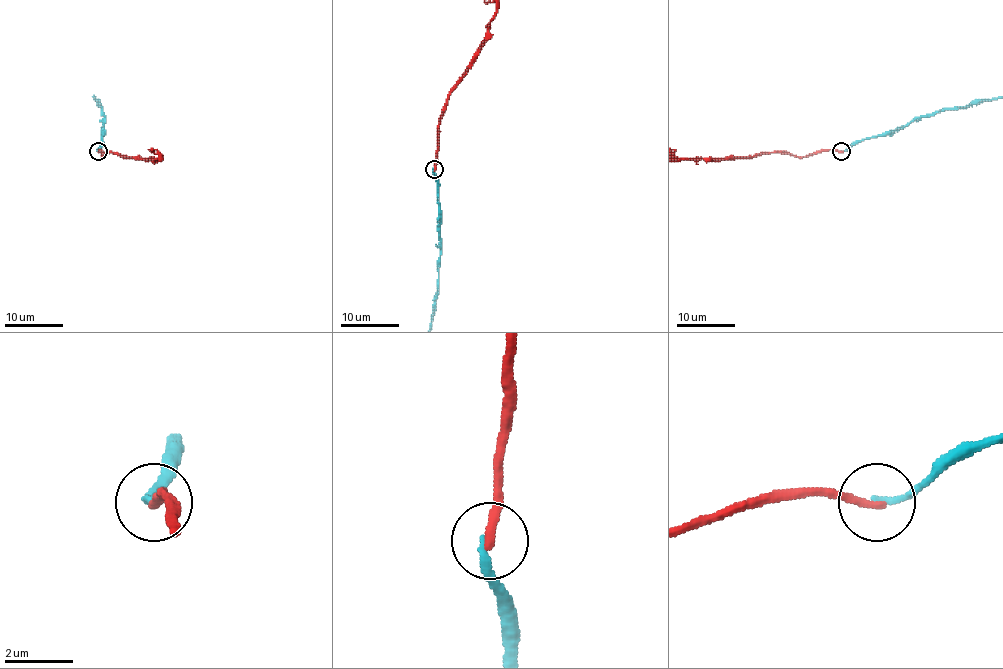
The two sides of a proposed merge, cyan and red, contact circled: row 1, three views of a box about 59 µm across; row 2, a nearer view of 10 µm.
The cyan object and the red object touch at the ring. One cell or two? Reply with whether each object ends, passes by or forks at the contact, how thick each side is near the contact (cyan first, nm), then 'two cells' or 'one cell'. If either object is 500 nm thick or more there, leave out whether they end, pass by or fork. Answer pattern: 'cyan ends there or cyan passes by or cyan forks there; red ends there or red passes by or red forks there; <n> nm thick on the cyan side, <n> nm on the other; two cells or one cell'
cyan ends there; red ends there; 200 nm thick on the cyan side, 240 nm on the other; two cells

